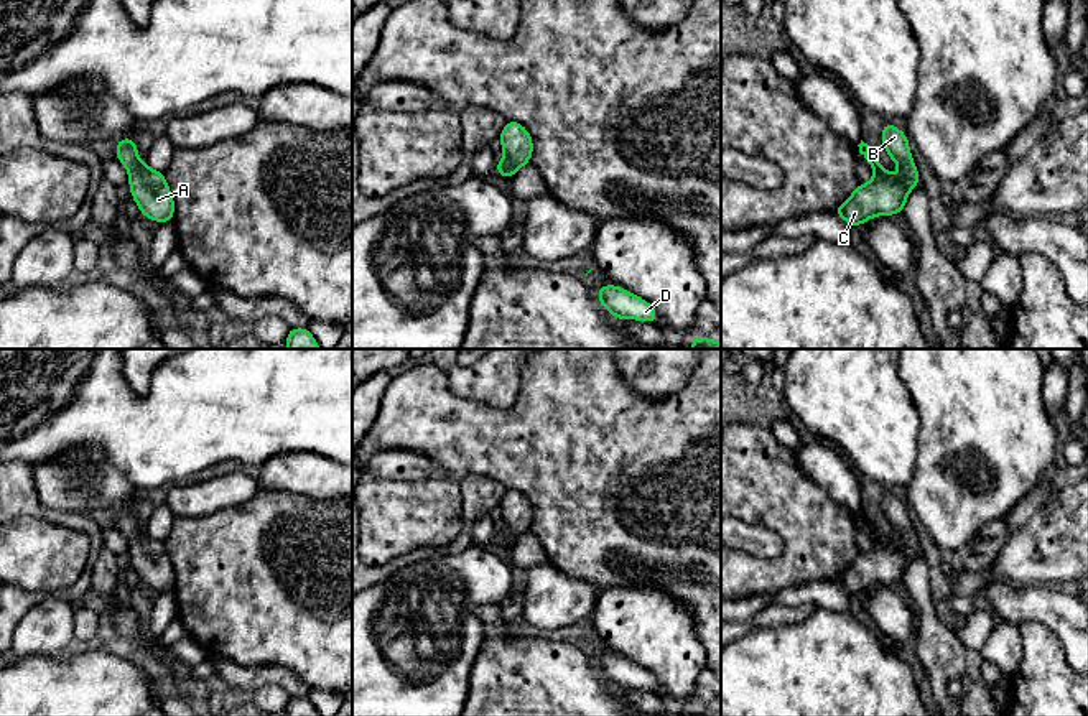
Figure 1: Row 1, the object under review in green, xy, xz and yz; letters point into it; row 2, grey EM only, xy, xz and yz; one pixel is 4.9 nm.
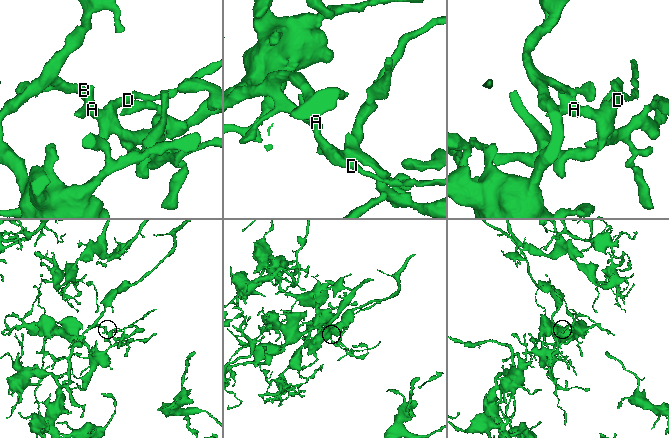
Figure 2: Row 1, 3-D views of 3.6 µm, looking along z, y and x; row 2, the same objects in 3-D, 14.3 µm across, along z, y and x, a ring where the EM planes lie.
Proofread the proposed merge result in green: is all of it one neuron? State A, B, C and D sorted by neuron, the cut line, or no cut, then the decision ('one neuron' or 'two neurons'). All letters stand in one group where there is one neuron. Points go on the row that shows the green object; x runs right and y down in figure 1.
A B C D; no cut; one neuron

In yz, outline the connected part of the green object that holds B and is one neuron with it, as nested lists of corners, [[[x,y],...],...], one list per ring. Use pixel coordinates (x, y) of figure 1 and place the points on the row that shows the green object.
[[[884,122],[881,142],[886,153],[902,168],[900,176],[895,178],[894,173],[882,168],[876,155],[869,150],[869,145],[861,140],[858,145],[859,153],[876,176],[869,183],[858,184],[853,194],[833,211],[833,214],[839,216],[851,227],[862,225],[877,216],[902,214],[910,191],[922,183],[905,132]]]

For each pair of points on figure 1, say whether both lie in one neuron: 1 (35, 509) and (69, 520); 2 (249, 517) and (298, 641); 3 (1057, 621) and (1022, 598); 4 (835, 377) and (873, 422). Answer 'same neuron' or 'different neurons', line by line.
1: same neuron
2: same neuron
3: same neuron
4: same neuron

